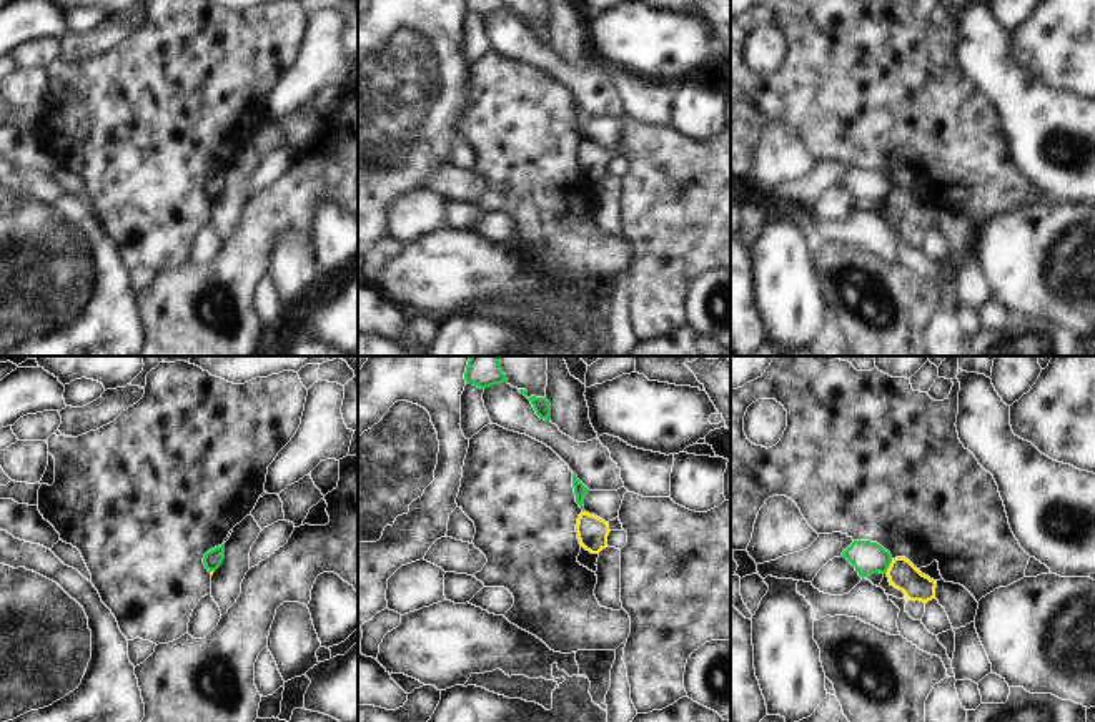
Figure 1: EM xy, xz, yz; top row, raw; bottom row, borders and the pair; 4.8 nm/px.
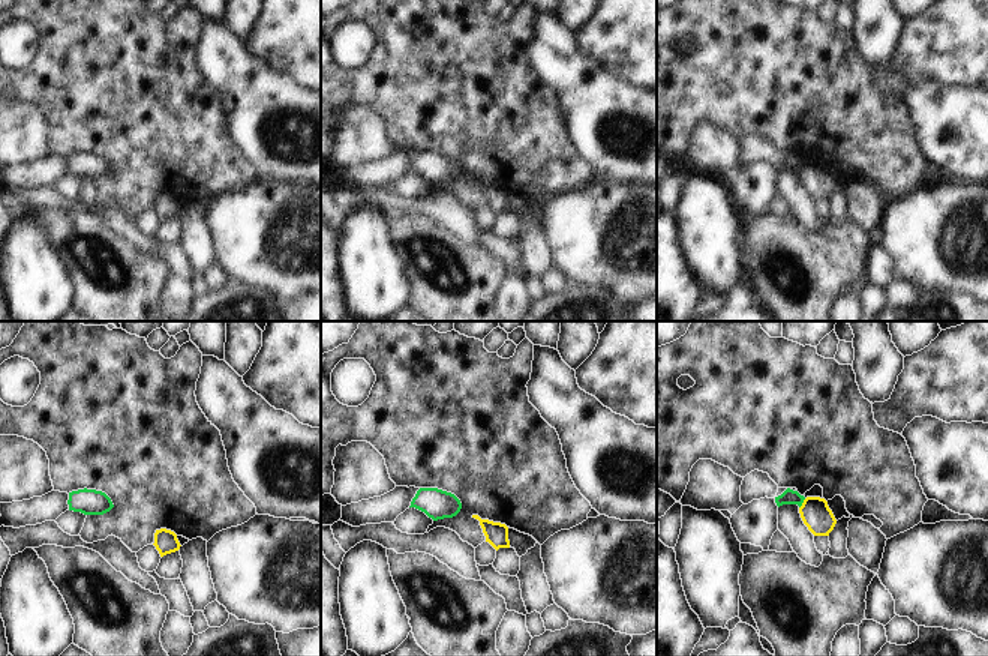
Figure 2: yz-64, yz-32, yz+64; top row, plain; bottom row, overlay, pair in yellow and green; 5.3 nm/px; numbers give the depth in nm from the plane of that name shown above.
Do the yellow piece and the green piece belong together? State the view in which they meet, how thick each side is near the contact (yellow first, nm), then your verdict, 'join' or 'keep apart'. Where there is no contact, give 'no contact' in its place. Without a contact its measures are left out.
contact in yz; calibres 150 and 160 nm; keep apart

